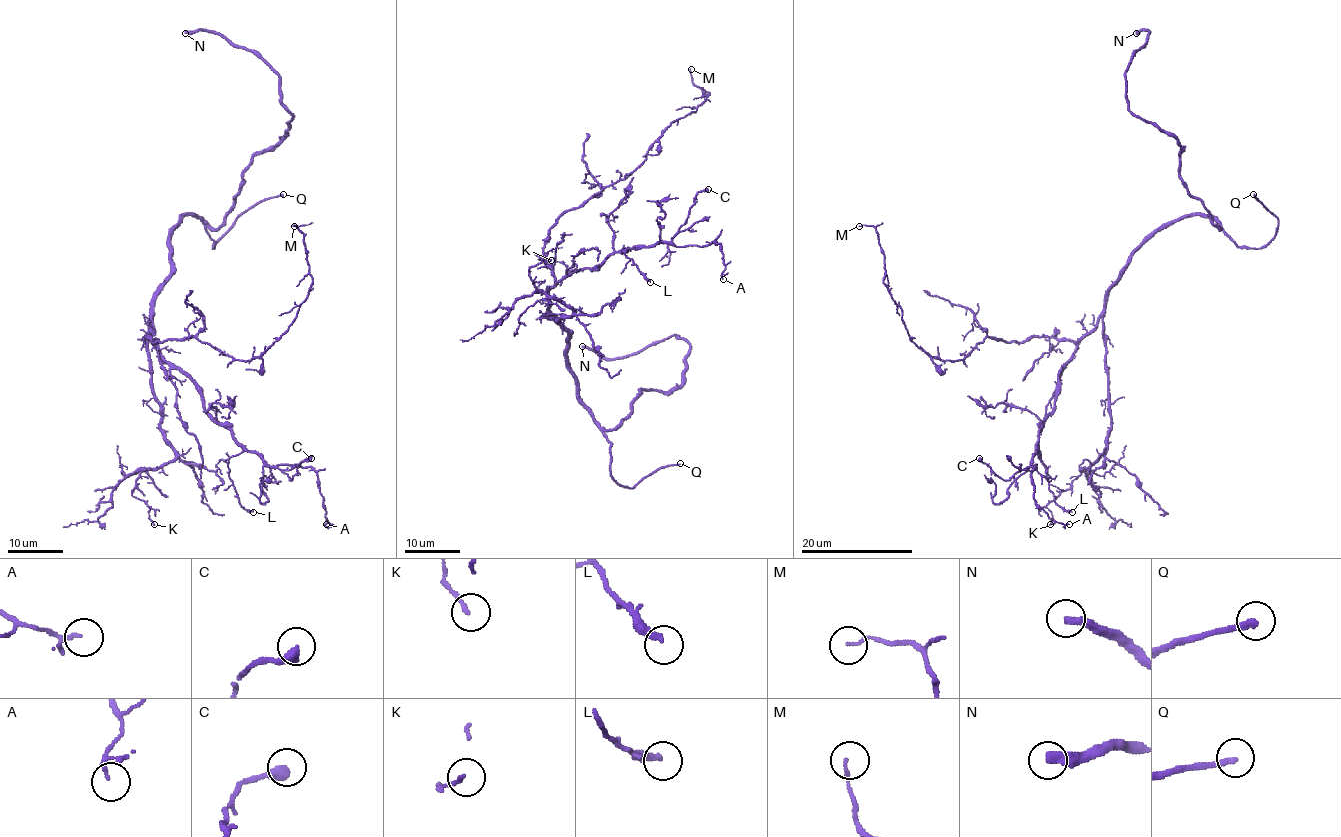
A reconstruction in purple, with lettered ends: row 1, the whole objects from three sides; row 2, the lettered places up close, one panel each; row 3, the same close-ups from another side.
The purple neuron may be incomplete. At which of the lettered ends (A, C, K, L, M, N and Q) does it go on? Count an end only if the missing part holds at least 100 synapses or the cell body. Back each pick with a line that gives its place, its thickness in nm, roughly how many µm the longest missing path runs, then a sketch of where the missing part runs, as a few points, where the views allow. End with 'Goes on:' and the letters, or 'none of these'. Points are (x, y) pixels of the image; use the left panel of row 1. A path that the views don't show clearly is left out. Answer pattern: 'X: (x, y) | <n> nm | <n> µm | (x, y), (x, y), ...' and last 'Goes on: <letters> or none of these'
N: (185, 33) | 360 nm | 100 µm | (185, 33), (131, 23), (89, 47), (129, 141), (187, 205), (146, 256), (159, 276), (149, 295)
Q: (283, 194) | 240 nm | 20 µm | (283, 194), (336, 165), (369, 134)
Goes on: N, Q

